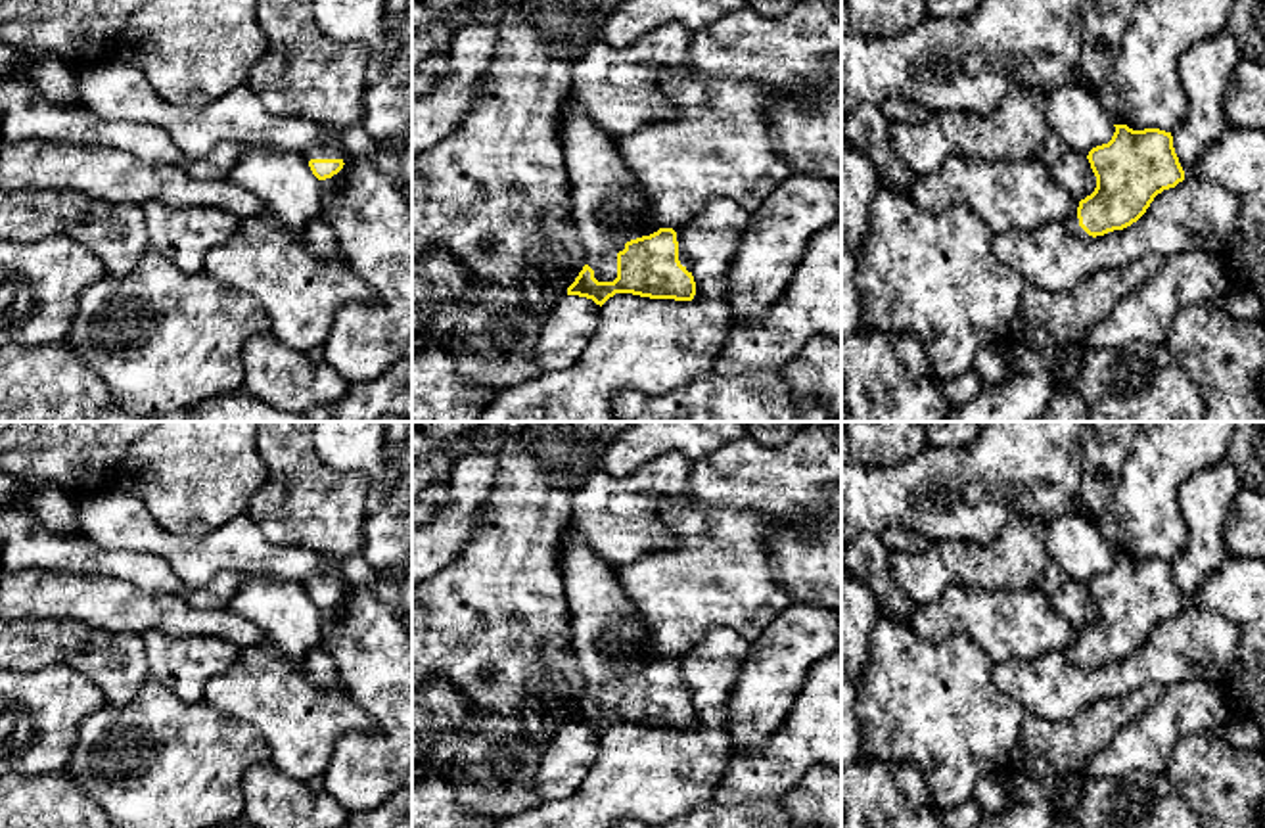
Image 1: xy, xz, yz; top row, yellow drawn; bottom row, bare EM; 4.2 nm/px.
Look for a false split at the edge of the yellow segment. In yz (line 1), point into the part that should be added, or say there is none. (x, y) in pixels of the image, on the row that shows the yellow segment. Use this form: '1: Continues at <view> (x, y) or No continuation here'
1: Continues at yz (1072, 223)

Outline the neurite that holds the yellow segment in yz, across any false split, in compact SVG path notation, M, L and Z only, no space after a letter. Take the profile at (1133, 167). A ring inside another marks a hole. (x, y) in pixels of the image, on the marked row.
M1114 126L1112 140L1087 155L1096 176L1094 192L1064 220L1083 240L1131 226L1158 194L1184 180L1171 132Z

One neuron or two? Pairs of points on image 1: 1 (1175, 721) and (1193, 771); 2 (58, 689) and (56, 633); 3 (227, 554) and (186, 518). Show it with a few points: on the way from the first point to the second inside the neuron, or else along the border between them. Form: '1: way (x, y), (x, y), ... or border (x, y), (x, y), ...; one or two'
1: border (1218, 729), (1181, 736), (1164, 771); two
2: border (20, 671), (66, 664), (81, 671), (96, 687); two
3: border (246, 512), (202, 537), (177, 537), (161, 528); two

